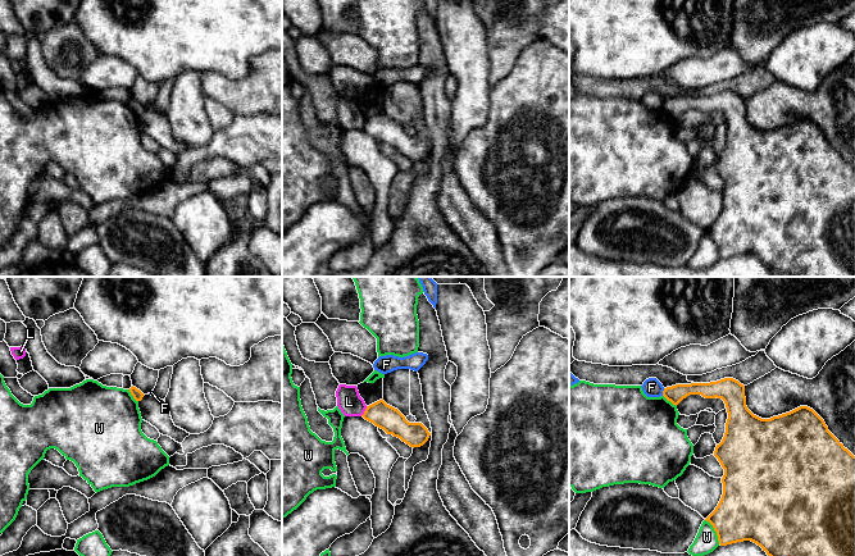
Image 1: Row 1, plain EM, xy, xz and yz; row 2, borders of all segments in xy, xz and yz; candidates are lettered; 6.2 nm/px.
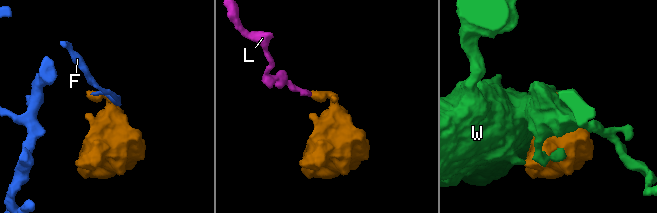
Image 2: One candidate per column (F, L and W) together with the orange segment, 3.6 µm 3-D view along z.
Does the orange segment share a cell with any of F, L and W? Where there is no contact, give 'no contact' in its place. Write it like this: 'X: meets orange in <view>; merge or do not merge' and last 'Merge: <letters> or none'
F: meets orange in yz; do not merge
L: meets orange in xz; do not merge
W: meets orange in yz; do not merge
Merge: none

